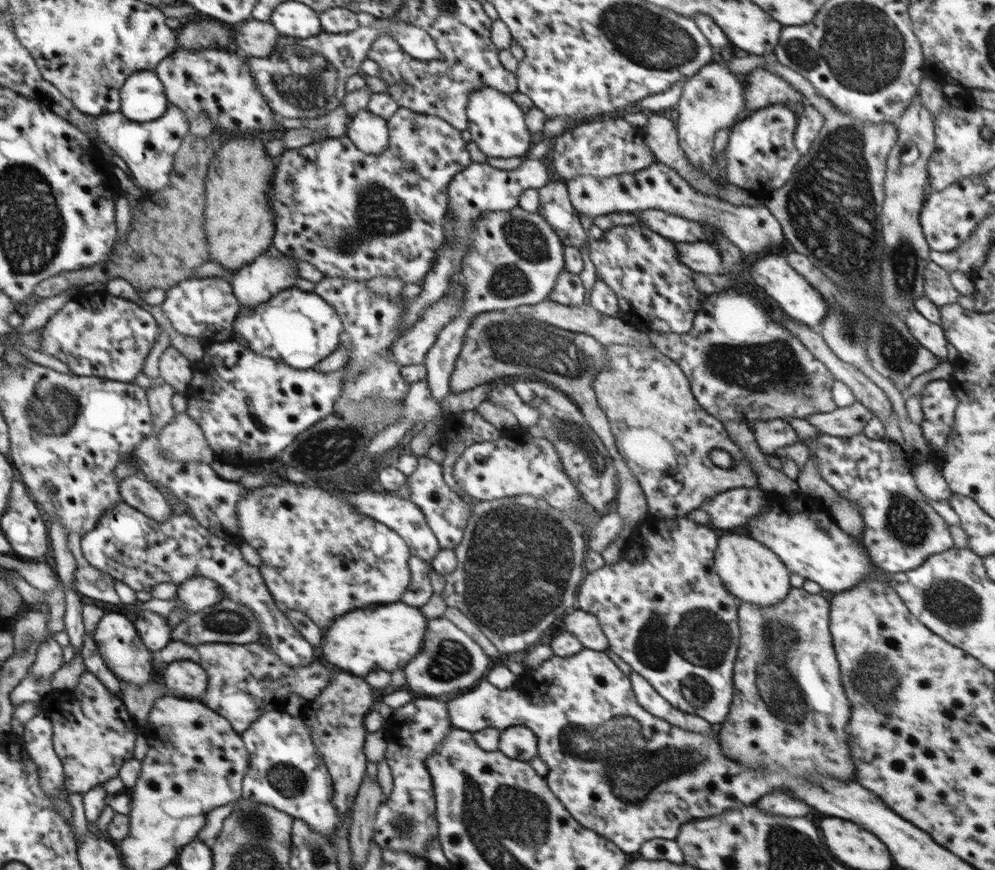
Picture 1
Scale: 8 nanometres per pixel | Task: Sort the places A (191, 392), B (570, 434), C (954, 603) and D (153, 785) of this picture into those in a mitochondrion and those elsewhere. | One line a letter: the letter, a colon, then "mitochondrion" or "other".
A: other
B: mitochondrion
C: mitochondrion
D: other

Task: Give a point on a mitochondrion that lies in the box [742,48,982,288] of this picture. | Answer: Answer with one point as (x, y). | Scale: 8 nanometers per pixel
(951, 163)

